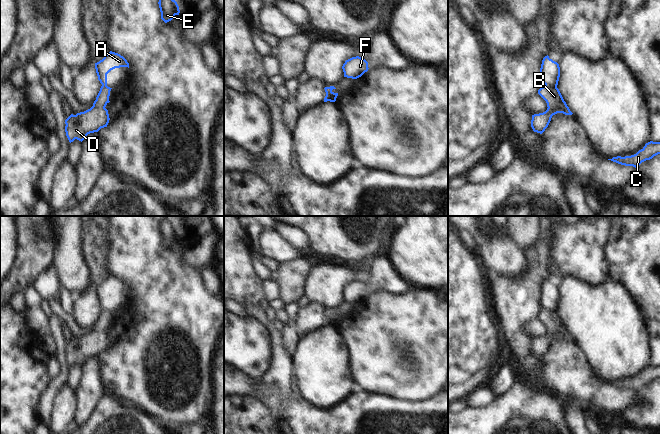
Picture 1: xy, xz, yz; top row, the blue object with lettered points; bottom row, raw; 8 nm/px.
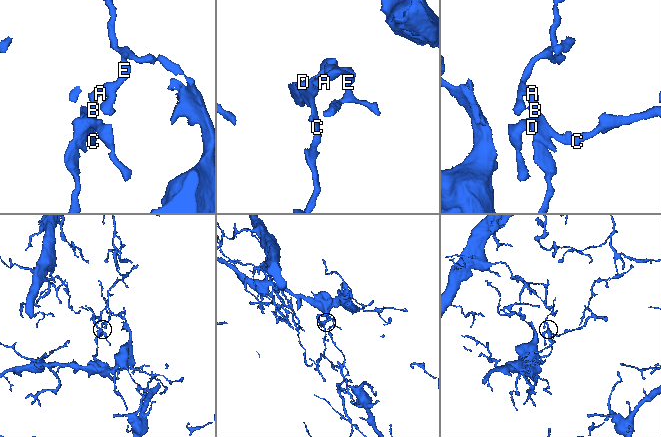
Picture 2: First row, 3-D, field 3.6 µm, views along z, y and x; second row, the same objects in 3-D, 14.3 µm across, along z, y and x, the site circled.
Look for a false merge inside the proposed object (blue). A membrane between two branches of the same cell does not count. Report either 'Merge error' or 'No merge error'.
Merge error.

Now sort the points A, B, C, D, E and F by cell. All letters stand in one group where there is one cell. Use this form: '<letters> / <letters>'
A E F / B C D

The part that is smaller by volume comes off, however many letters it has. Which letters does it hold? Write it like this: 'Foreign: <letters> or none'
Foreign: A, E, F

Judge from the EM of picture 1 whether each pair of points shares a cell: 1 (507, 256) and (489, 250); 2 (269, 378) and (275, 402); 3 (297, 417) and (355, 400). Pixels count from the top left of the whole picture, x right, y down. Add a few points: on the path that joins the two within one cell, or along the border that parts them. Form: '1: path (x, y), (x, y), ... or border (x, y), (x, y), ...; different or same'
1: path (503, 256), (497, 250), (493, 250); same
2: path (274, 384), (277, 387), (277, 396); same
3: path (311, 417), (338, 417), (341, 414); same

